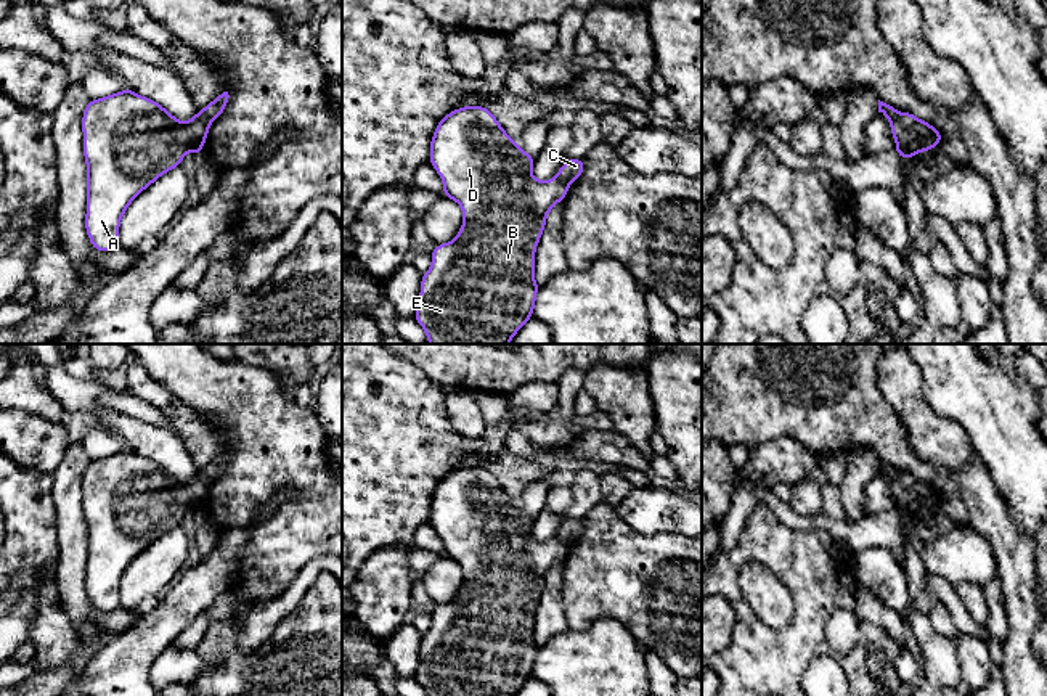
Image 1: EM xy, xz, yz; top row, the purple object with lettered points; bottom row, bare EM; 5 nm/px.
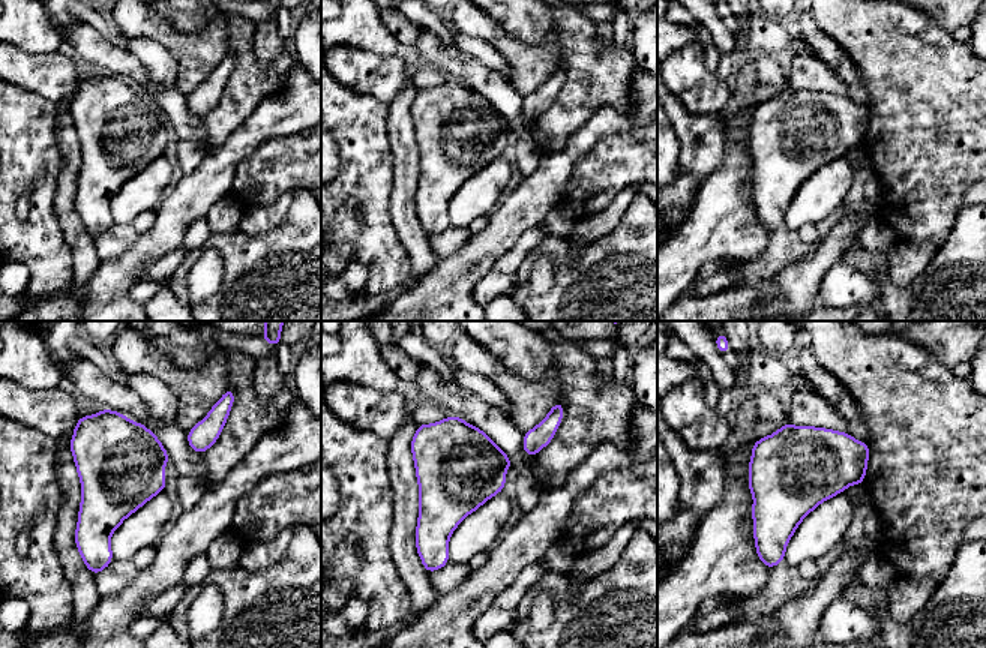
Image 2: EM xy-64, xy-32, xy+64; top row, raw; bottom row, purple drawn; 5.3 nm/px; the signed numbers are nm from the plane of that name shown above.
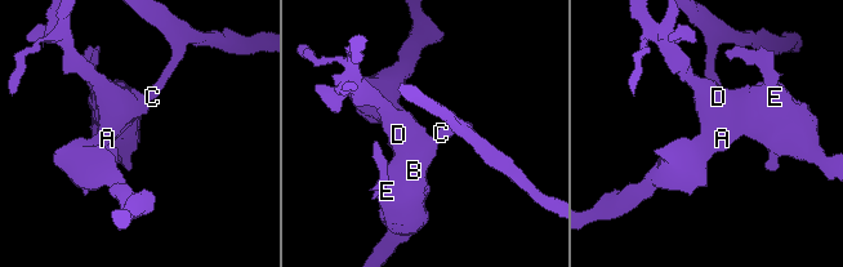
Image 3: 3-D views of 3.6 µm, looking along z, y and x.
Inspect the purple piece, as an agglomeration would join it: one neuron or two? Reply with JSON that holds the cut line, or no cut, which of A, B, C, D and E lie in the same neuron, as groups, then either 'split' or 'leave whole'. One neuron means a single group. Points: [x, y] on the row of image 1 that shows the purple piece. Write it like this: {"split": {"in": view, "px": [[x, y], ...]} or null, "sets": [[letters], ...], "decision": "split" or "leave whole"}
{"split": {"in": "xy", "px": [[198, 113], [207, 126]]}, "sets": [["A", "B", "D", "E"], ["C"]], "decision": "split"}

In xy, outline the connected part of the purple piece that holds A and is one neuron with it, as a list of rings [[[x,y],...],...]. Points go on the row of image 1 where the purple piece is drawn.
[[[130,88],[90,100],[84,116],[84,156],[87,162],[85,230],[92,248],[109,252],[119,246],[119,223],[130,203],[165,172],[180,166],[188,151],[204,153],[209,125],[199,114],[181,122],[159,103]]]

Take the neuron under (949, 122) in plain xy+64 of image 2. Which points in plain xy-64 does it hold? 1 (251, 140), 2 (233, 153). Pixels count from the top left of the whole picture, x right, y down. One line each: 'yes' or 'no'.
1: no
2: no

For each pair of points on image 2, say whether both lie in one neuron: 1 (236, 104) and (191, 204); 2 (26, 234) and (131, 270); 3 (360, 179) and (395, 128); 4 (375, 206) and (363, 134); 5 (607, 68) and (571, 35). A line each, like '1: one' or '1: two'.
1: two
2: two
3: two
4: one
5: one

